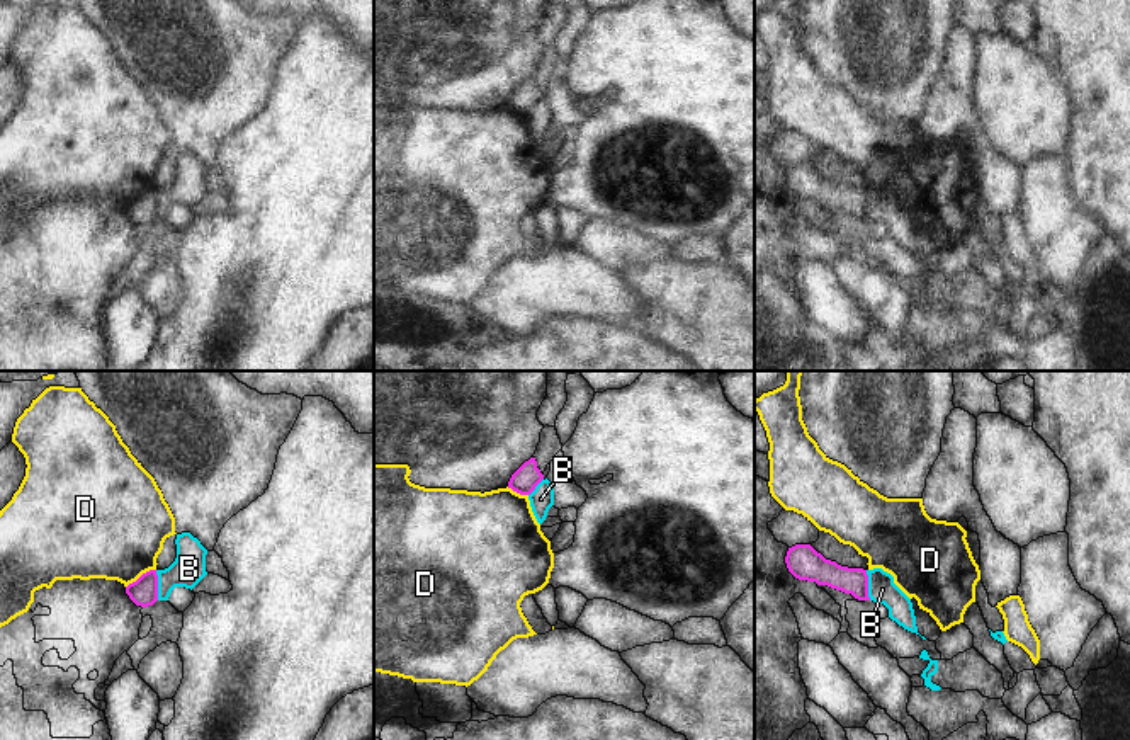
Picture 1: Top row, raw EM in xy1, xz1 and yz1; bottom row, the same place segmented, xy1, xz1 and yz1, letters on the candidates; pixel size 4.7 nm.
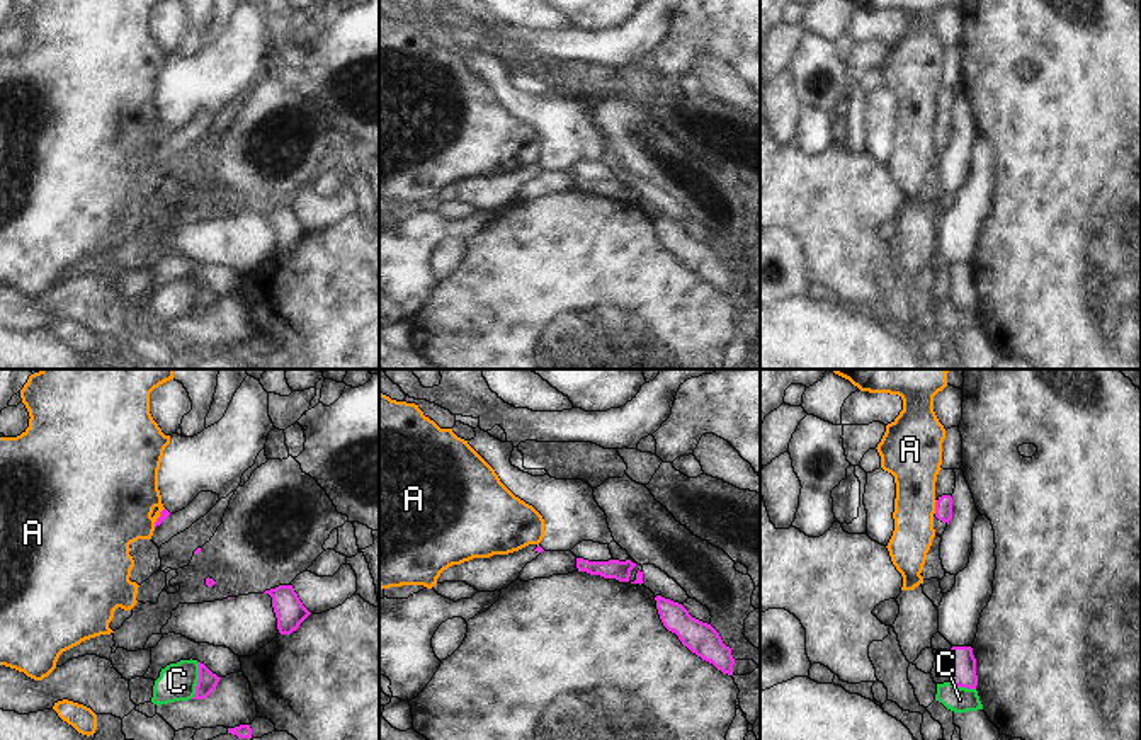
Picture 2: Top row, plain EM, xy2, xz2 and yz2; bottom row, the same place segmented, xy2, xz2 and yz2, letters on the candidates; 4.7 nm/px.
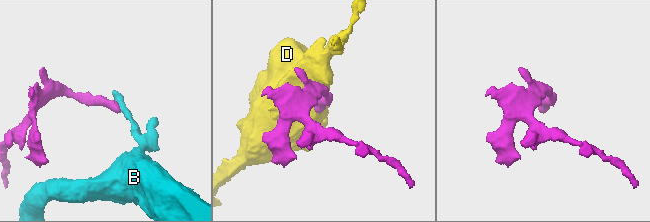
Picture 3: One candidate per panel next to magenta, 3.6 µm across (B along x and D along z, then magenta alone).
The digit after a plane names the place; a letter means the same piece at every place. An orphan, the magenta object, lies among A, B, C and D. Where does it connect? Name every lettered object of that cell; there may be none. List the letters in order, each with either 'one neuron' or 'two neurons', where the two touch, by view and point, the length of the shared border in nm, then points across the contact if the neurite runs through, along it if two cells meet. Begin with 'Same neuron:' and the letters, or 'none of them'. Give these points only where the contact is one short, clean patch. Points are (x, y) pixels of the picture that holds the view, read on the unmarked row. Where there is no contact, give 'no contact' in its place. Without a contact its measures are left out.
Same neuron: none of them
A: two neurons | yz2 (936, 126) | 70 nm | along yz2 (937, 119), (934, 131)
B: two neurons | xy1 (157, 204) | 140 nm | along xy1 (155, 189), (158, 218)
C: two neurons | xy2 (198, 300) | 180 nm | along xy2 (198, 281), (198, 303), (191, 317)
D: two neurons | xy1 (141, 194) | 170 nm | along xy1 (155, 187), (141, 193), (126, 206)

